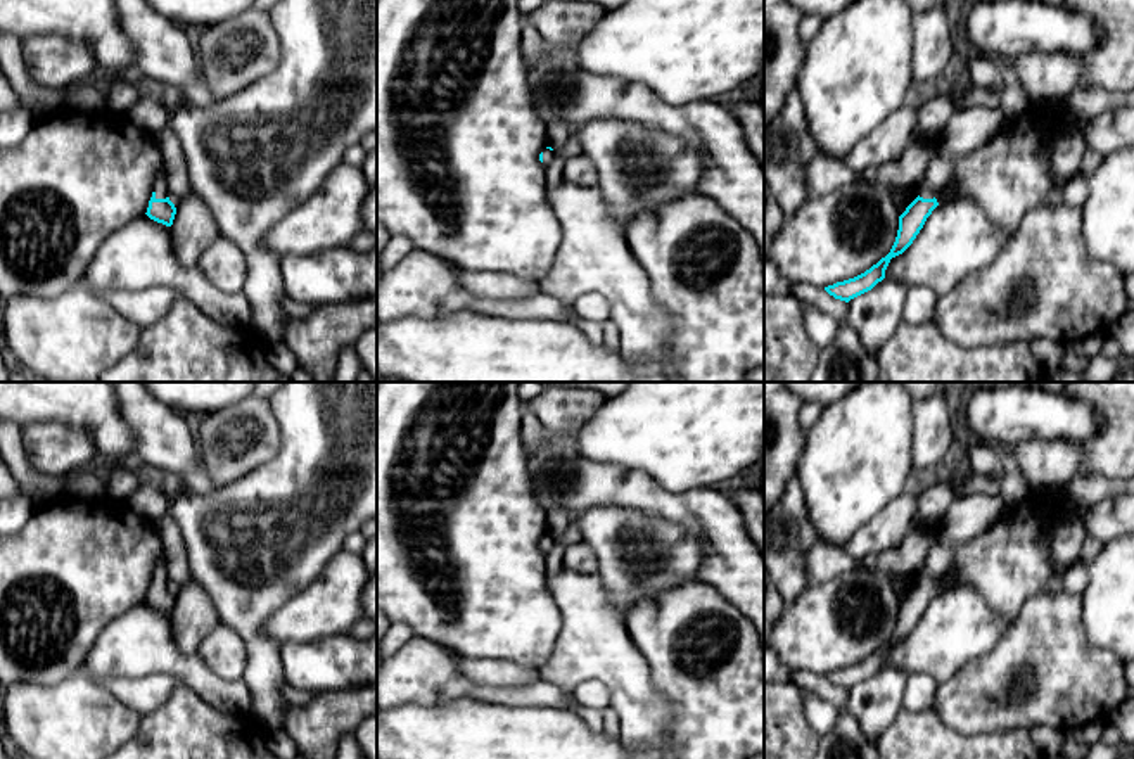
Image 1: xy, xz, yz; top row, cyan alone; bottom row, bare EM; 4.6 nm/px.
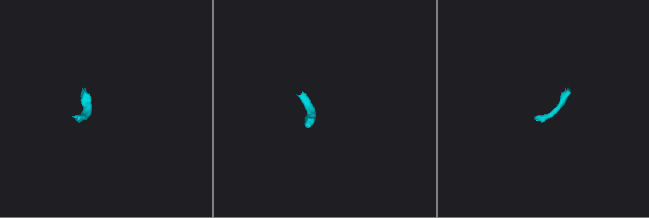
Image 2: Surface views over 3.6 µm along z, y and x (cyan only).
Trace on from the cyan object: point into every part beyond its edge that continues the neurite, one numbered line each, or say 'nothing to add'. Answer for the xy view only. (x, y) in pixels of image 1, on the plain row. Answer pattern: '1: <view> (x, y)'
1: xy (161, 574)

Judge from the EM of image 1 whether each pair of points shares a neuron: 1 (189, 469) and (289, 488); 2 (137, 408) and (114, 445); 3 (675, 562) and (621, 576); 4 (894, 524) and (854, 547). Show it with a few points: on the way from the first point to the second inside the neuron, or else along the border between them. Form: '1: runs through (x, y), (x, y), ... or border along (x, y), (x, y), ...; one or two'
1: border along (218, 486), (206, 493), (180, 490); two
2: border along (116, 400), (120, 417), (133, 433), (140, 460); two
3: runs through (661, 562), (635, 564); one
4: runs through (884, 531), (865, 542); one

